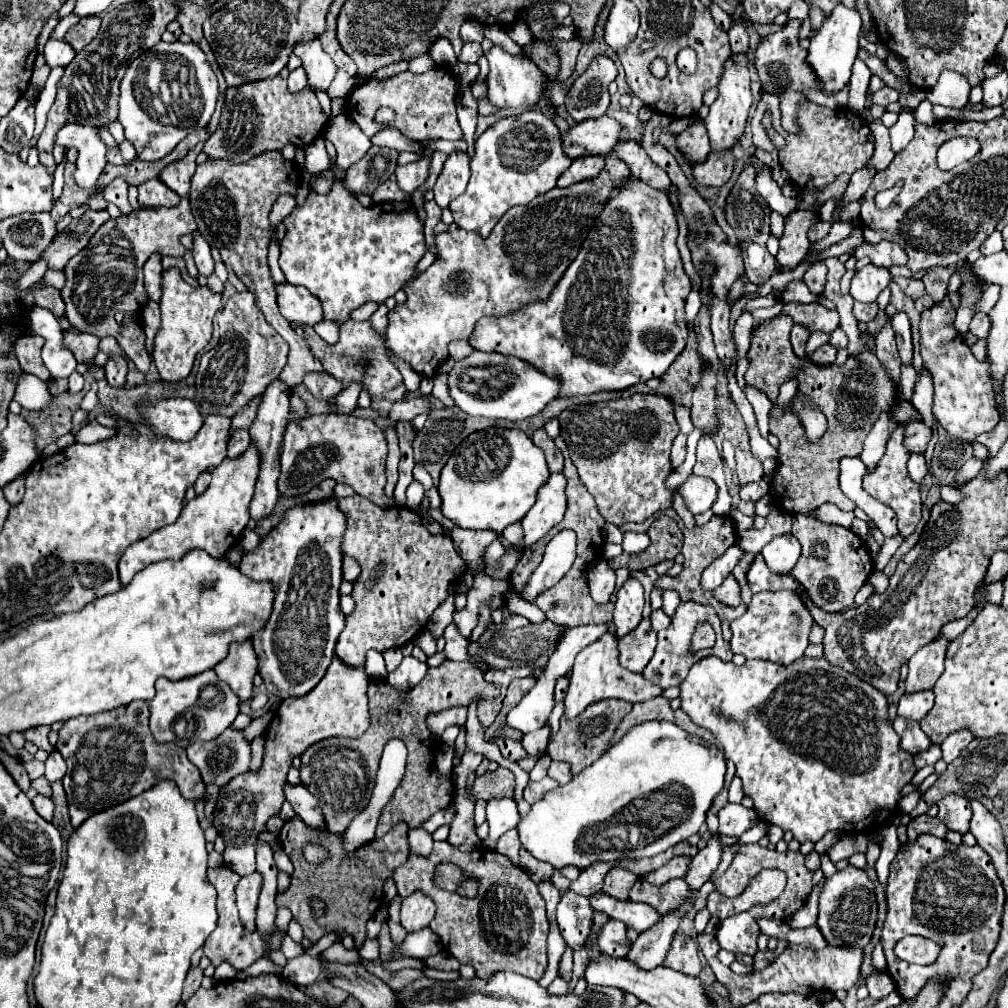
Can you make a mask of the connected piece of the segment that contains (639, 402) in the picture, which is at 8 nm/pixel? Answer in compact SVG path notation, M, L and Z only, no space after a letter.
M633 394L629 398L583 404L559 416L561 438L569 446L581 482L593 494L599 514L615 526L645 522L659 510L671 508L671 494L663 486L671 472L669 450L679 434L673 406L667 396Z

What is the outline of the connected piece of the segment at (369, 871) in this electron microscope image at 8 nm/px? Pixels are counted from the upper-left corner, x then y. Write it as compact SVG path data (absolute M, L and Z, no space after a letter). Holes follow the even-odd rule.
M297 816L287 820L279 836L287 836L287 838L281 838L281 848L291 858L295 872L291 876L291 888L285 894L277 894L277 900L275 900L277 906L291 908L293 918L303 926L303 936L311 940L311 944L317 944L321 936L335 932L341 938L353 936L355 950L359 950L367 938L365 924L379 908L379 896L381 896L385 878L389 878L391 872L401 864L401 860L407 860L409 856L407 830L409 830L407 824L397 824L383 836L383 840L373 840L371 844L365 844L363 848L359 848L355 856L349 858L349 856L343 856L343 848L339 844L341 836L335 836L331 832L325 832L323 836L315 836L315 832L307 832L307 826ZM313 840L327 840L329 856L321 864L309 864L303 856L305 844ZM313 894L317 894L327 904L327 912L319 920L311 918L311 910L309 910L309 898Z

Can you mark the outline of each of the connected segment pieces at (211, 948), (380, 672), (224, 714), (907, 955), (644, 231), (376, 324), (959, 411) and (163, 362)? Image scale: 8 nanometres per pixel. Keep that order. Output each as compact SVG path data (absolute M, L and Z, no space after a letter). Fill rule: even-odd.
M219 866L219 868L209 868L207 878L215 886L217 894L219 894L219 900L217 900L217 912L219 912L217 928L209 934L209 938L205 940L205 946L203 946L203 952L211 960L213 966L219 966L221 962L229 962L235 970L245 970L257 958L261 958L267 950L277 950L281 946L281 940L283 940L285 932L279 930L277 926L273 928L273 934L271 934L269 940L265 936L261 936L257 930L255 932L245 932L245 928L243 928L241 920L239 920L237 906L235 906L235 886L241 879L237 872L233 872L229 866Z
M369 650L369 652L367 652L365 674L367 674L371 680L375 680L375 678L387 678L387 670L385 670L383 656L381 656L377 650Z
M213 670L201 672L199 676L183 678L177 682L171 682L167 678L159 678L157 684L157 694L149 702L151 708L151 718L149 718L149 728L153 732L153 738L157 742L175 742L179 746L189 746L195 740L215 740L225 728L229 728L239 714L239 698L235 692L217 678ZM189 722L195 722L191 728Z
M907 936L897 944L897 956L913 964L931 964L937 960L939 946L921 936Z
M631 178L631 182L627 182L623 188L619 188L619 196L615 196L615 200L611 200L611 204L607 204L607 208L603 208L599 220L595 222L595 228L591 228L577 258L565 270L565 274L557 282L557 288L551 292L551 296L547 300L537 300L531 304L525 304L517 312L511 312L511 316L509 314L507 316L483 316L477 322L477 326L469 338L469 344L481 352L499 352L503 356L515 356L523 362L529 362L539 372L557 378L561 382L561 390L559 390L557 398L589 396L595 392L621 392L621 390L631 388L639 382L647 382L651 378L661 378L663 372L681 354L681 350L685 348L687 338L689 338L689 328L687 328L687 320L685 320L685 300L687 300L687 294L691 292L691 280L683 270L683 262L681 262L681 256L679 256L679 250L675 244L677 234L679 234L677 218L675 218L675 212L673 212L673 206L671 206L667 194L655 192L655 188L647 188L647 184L643 184L641 180Z
M379 304L379 308L377 308L377 312L369 318L369 322L371 322L371 328L377 332L377 334L385 334L385 330L387 330L387 306L385 304Z
M947 300L921 314L921 356L935 384L933 416L951 436L973 442L975 436L991 432L1001 416L993 400L989 362L981 362L971 354L971 348L965 344L963 336L959 336L953 328L953 320L955 310L947 304Z
M177 268L163 272L163 298L161 298L161 328L155 336L153 360L161 380L179 382L189 376L195 356L211 340L211 322L215 312L221 308L221 296L213 294L207 286L193 288L183 282Z

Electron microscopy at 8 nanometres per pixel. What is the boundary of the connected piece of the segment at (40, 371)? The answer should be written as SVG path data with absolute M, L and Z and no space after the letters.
M25 332L25 344L15 344L13 354L19 360L19 366L23 372L35 374L41 380L49 380L51 374L45 370L45 364L41 360L41 348L43 348L43 338L35 332Z

